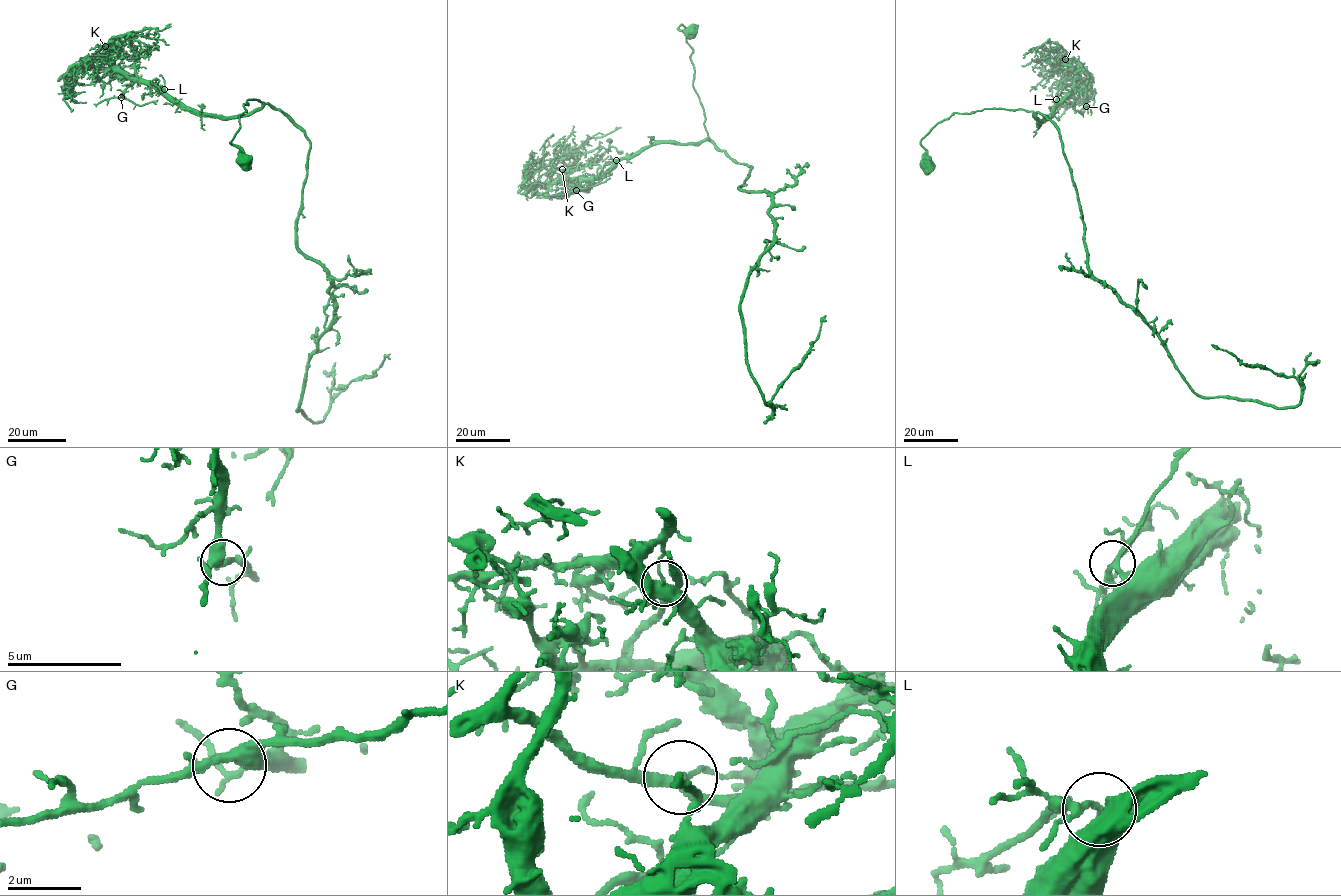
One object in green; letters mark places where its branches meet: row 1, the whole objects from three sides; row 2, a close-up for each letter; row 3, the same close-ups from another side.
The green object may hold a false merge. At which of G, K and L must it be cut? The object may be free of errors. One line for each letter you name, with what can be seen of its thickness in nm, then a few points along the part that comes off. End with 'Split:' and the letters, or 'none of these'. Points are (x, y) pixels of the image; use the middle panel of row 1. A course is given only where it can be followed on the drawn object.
K: Thickness 190 nm. Course of the part to remove: (562, 169), (545, 165), (523, 181), (522, 187), (565, 195), (576, 190), (587, 192), (591, 183), (585, 181)
Split: K

